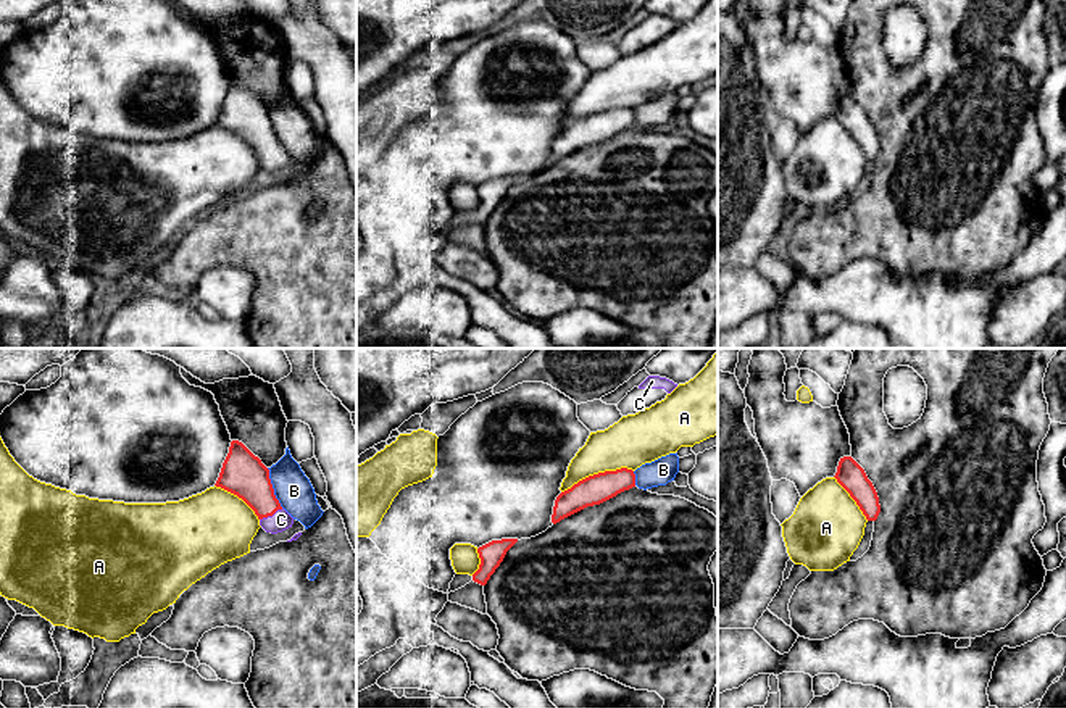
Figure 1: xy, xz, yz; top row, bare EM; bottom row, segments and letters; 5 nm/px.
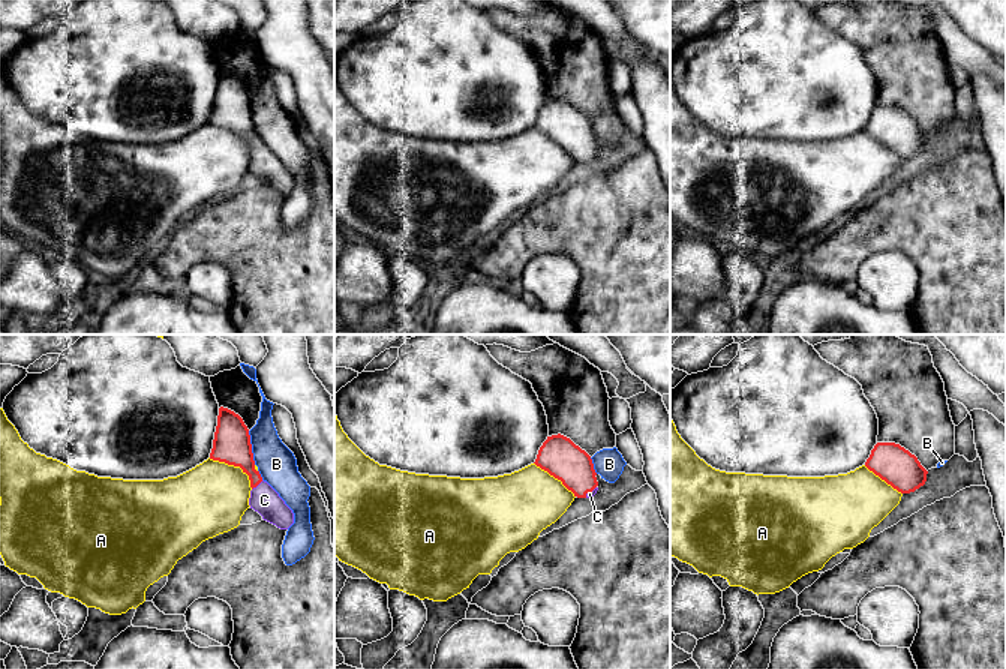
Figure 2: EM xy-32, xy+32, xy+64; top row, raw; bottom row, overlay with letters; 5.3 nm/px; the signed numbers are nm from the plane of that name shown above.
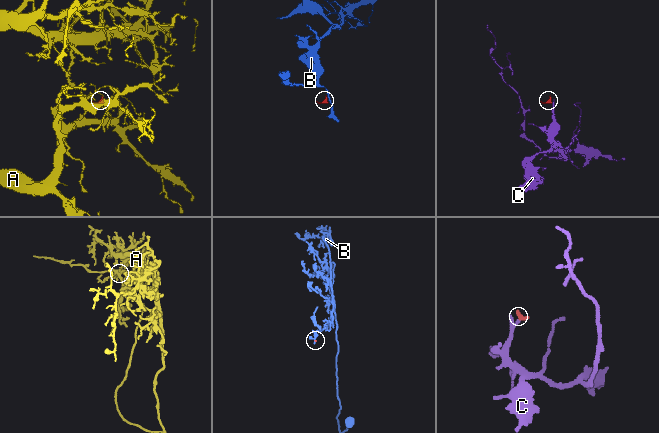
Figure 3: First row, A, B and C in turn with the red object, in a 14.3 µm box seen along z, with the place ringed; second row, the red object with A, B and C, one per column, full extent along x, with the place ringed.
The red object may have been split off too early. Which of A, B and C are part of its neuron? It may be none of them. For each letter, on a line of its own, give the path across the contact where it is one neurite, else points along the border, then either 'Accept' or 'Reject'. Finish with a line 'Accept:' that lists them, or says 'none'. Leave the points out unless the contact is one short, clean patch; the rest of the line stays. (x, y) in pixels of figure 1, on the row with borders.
A: Reject
B: Reject
C: Path across: xy (244, 474), (271, 515), (281, 520). Accept
Accept: C

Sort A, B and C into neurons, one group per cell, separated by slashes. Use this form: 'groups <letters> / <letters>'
groups A / B / C

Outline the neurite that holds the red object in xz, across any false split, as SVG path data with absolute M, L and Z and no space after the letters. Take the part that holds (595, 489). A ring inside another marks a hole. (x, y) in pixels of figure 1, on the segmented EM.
M627 468L589 476L556 497L552 523L556 524L587 506L600 505L632 487L635 487L635 474Z

